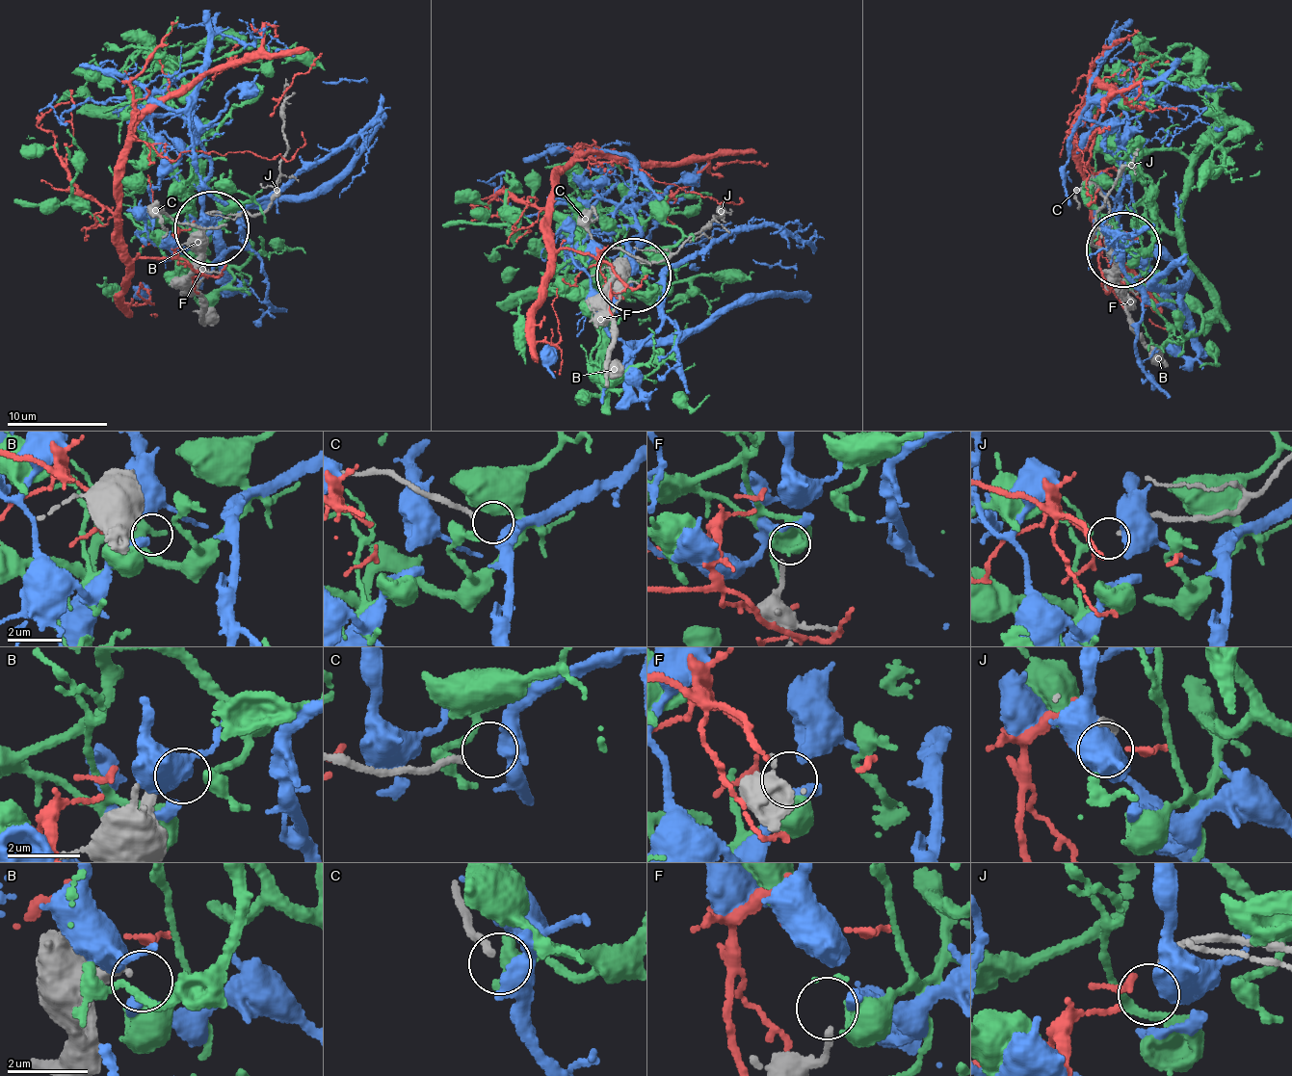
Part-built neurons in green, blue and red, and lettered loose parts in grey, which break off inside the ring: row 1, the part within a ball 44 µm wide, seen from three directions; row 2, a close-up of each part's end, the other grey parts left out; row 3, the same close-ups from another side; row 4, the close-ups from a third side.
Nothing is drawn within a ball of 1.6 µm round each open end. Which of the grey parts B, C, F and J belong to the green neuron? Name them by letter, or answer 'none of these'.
none of these

